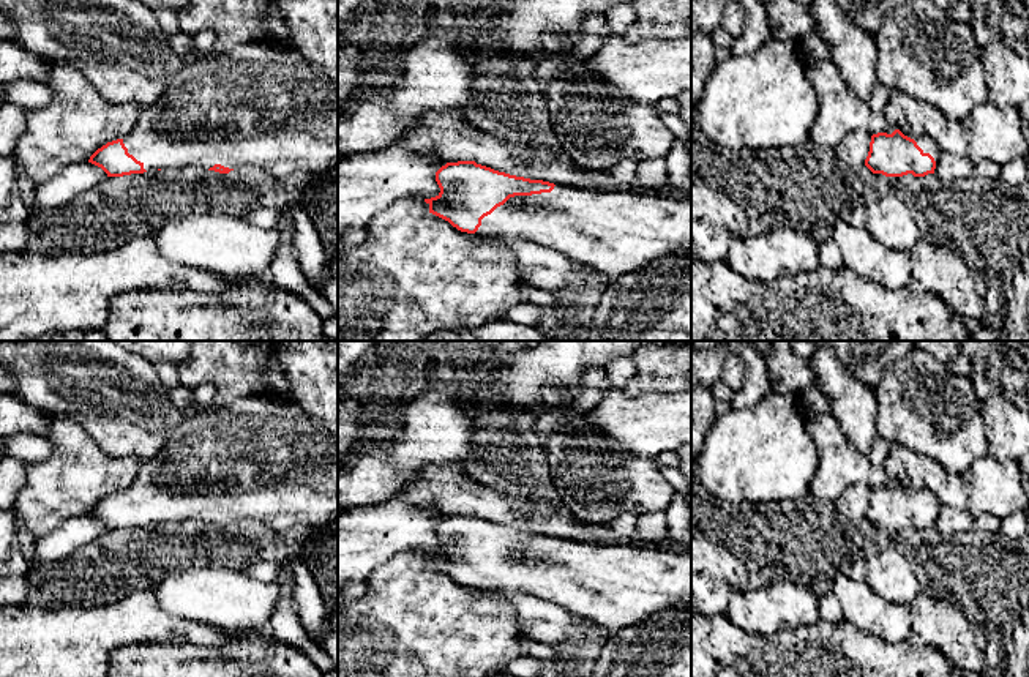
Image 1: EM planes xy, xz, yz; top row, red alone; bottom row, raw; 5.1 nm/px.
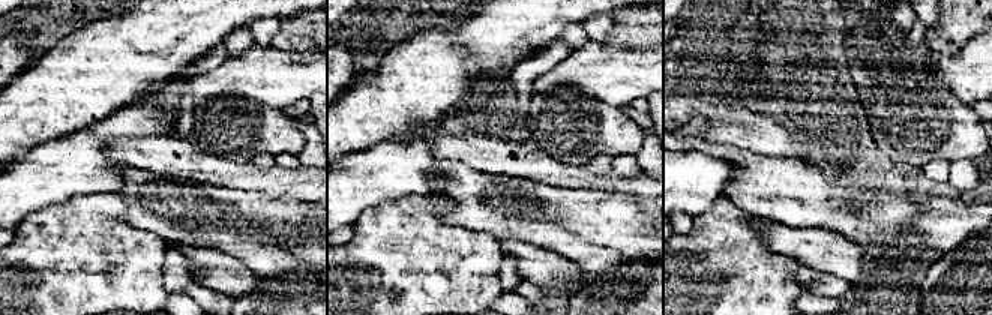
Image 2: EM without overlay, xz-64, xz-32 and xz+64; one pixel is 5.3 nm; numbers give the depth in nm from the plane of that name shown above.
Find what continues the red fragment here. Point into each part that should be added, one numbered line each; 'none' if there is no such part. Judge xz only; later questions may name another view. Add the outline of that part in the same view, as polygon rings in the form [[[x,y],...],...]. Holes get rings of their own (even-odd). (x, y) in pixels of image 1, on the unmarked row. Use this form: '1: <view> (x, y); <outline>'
1: xz (614, 586); [[[556,538],[551,546],[510,551],[481,573],[475,587],[489,592],[526,593],[586,617],[611,633],[619,633],[660,611],[691,609],[691,552],[675,554],[652,549],[649,554],[644,548],[630,544],[592,544]]]

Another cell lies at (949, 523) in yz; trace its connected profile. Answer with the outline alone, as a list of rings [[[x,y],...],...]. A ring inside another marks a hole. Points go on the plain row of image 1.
[[[939,505],[934,529],[947,540],[953,540],[956,535],[972,530],[974,516],[964,510]]]

